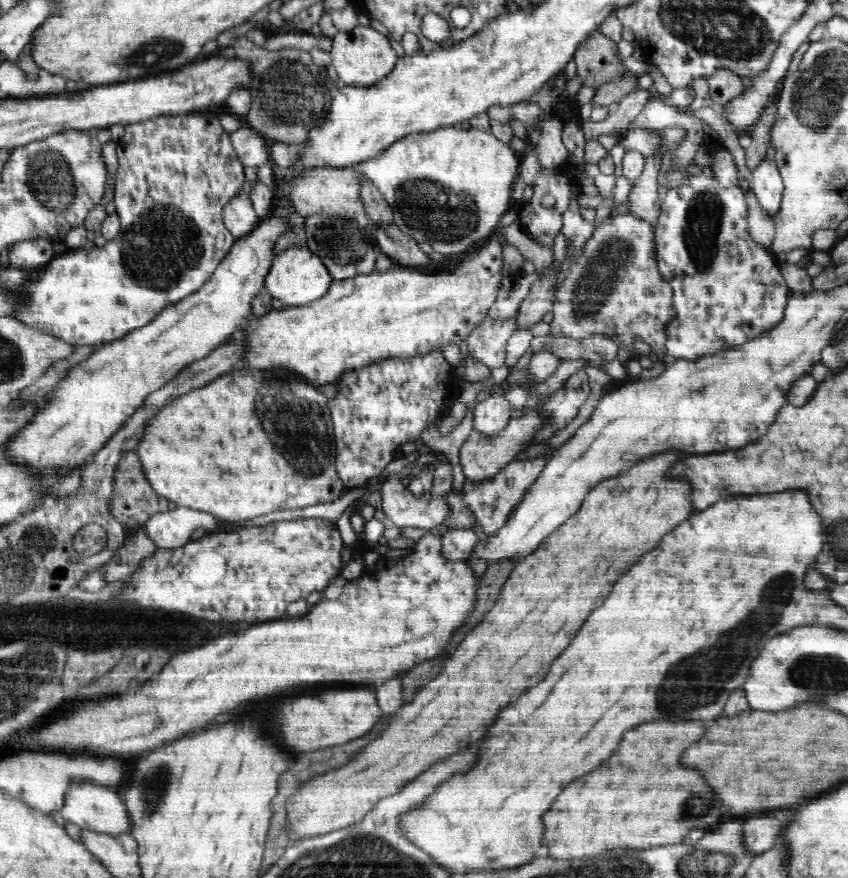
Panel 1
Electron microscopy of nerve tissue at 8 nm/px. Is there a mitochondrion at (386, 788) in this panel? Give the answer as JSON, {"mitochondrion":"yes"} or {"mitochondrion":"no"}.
{"mitochondrion":"no"}

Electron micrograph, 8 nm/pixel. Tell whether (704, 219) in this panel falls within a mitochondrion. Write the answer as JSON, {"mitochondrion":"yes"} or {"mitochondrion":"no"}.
{"mitochondrion":"yes"}

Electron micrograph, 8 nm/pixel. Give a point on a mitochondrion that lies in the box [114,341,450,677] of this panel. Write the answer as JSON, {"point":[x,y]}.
{"point":[291,420]}

